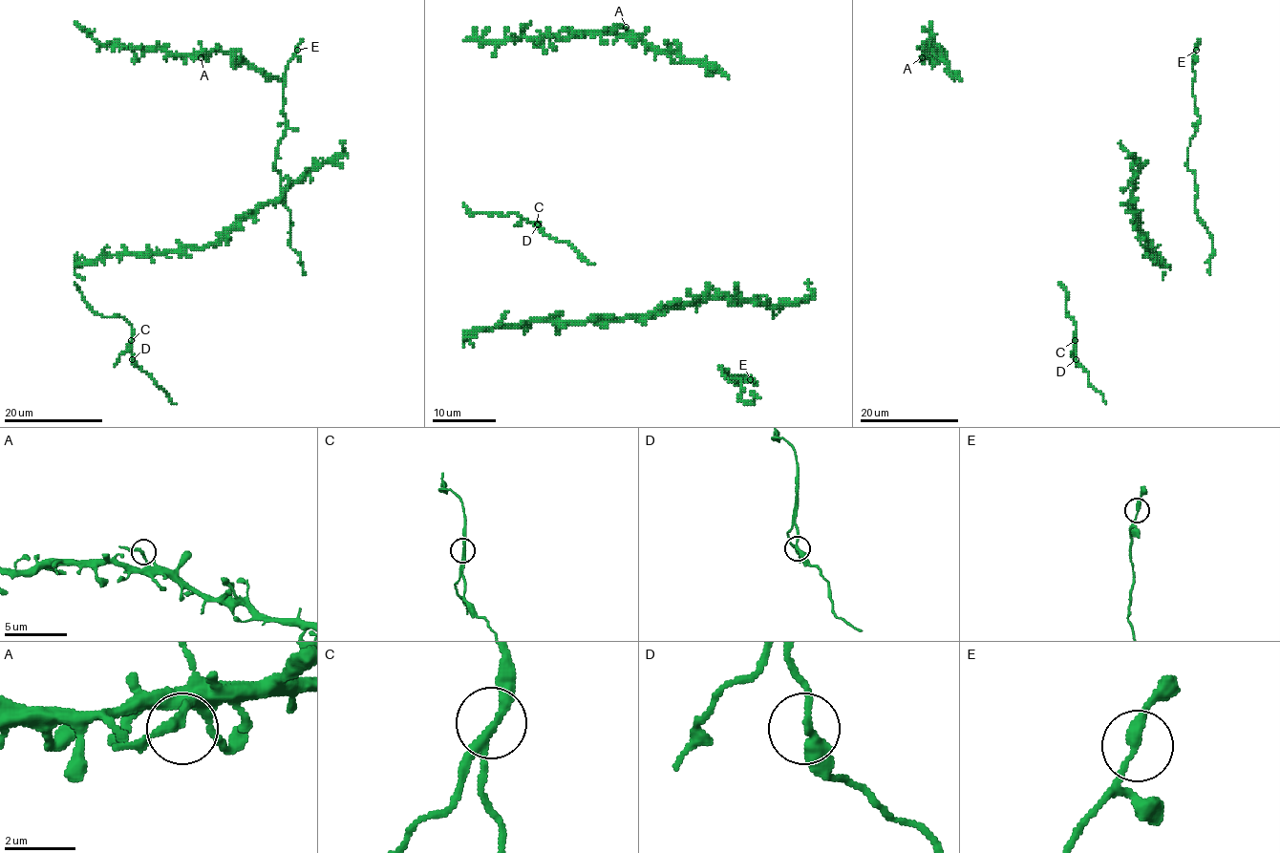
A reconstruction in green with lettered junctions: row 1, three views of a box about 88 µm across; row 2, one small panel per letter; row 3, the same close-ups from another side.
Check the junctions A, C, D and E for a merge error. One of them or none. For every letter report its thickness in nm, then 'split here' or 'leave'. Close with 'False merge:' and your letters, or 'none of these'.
A: 240 nm | leave
C: 240 nm | split here
D: 260 nm | leave
E: 260 nm | leave
False merge: C

